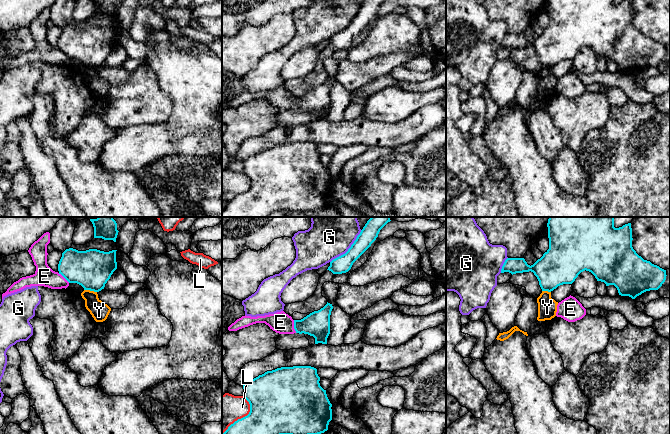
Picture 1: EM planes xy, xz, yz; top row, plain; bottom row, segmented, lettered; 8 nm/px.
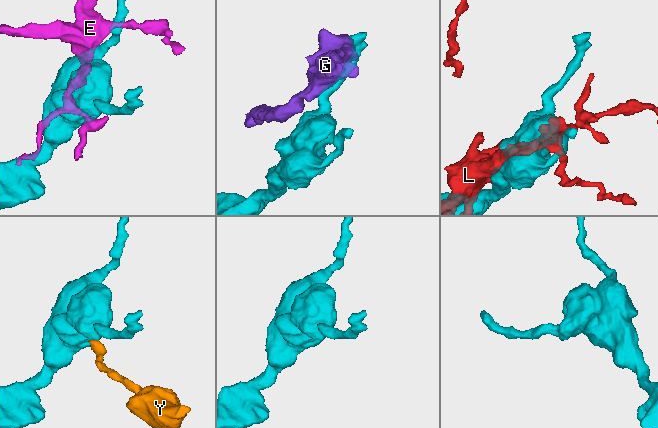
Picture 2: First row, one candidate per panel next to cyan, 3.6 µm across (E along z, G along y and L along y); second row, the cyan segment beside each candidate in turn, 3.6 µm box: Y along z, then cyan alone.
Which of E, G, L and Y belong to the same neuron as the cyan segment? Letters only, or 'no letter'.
no letter

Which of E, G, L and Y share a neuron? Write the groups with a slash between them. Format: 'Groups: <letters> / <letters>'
Groups: E / G / L / Y

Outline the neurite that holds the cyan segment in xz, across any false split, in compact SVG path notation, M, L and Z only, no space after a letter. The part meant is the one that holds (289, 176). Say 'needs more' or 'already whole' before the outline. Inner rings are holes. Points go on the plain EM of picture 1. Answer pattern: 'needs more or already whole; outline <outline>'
already whole; outline M293 142L267 147L244 159L243 173L250 180L250 188L228 203L222 217L268 217L280 211L304 213L324 209L332 196L332 180L319 157L316 144Z

